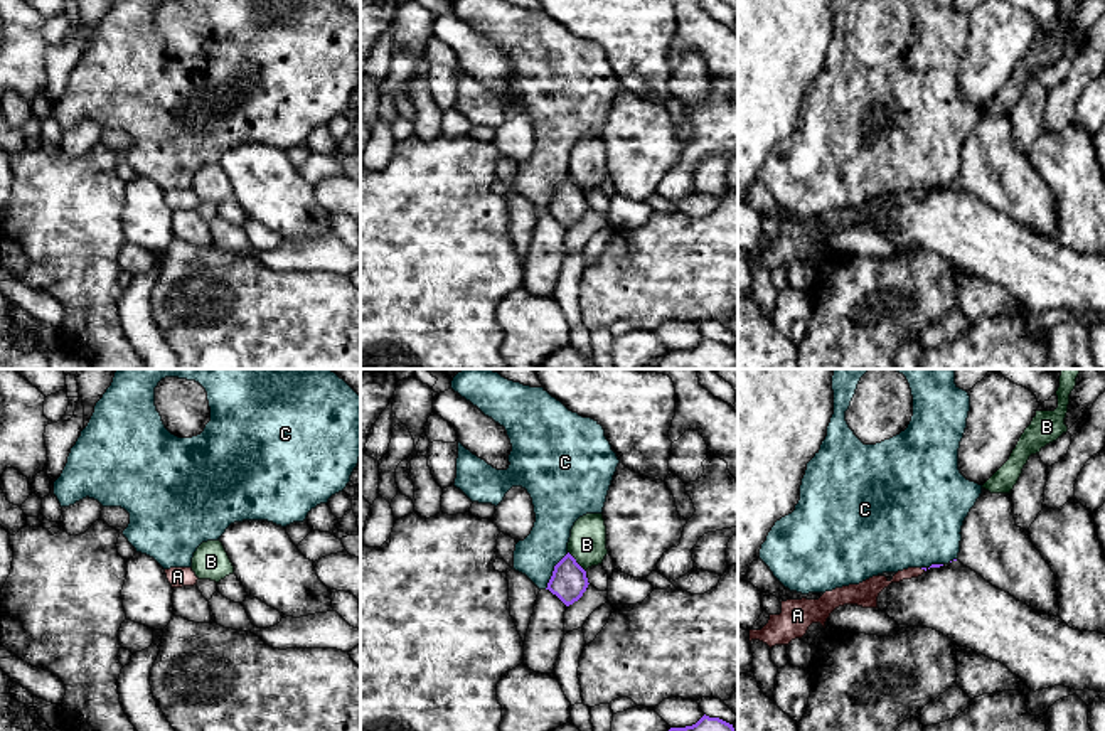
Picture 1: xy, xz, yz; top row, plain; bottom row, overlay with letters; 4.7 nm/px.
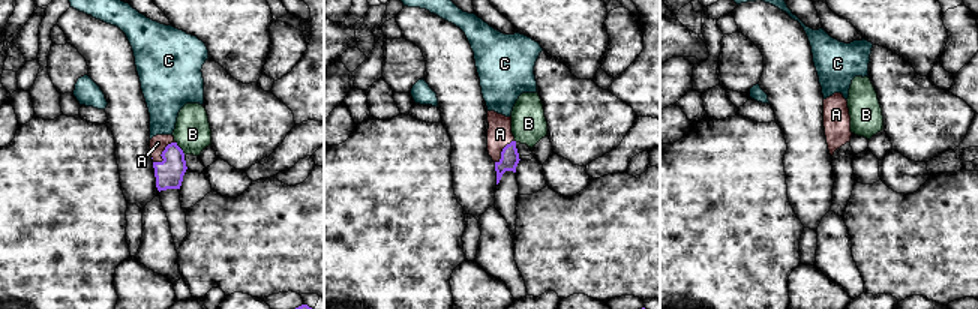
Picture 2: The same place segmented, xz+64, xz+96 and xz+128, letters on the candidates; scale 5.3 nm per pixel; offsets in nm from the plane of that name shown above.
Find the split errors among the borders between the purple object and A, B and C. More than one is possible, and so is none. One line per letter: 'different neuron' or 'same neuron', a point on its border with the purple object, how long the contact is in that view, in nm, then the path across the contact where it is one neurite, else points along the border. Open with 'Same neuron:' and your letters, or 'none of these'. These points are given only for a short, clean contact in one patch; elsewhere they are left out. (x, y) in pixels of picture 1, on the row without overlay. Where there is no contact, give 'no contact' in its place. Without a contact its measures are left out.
Same neuron: A
A: same neuron; contact yz (925, 191); length 50 nm; way yz (922, 191), (925, 191), (888, 206), (876, 206)
B: different neuron; contact xz (575, 184); length 130 nm
C: different neuron; contact xz (553, 194); length 200 nm; border xz (568, 176), (555, 189), (544, 211)

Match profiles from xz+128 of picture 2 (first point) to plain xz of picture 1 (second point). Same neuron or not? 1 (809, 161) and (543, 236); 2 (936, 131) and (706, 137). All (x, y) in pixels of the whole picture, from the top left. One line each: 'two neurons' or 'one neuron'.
1: two neurons
2: two neurons

